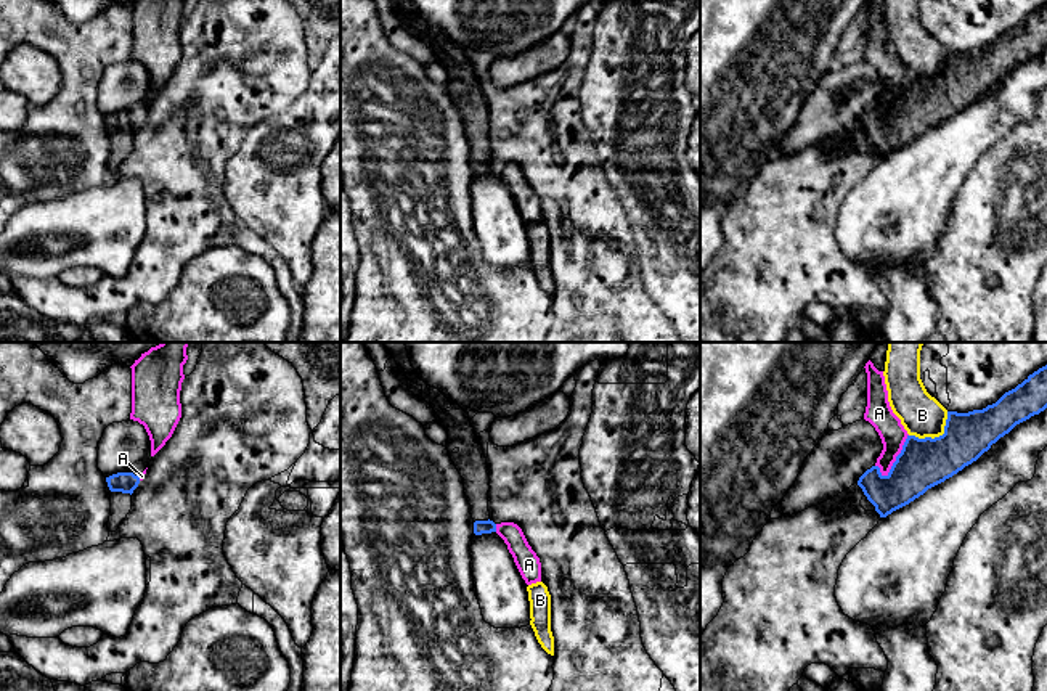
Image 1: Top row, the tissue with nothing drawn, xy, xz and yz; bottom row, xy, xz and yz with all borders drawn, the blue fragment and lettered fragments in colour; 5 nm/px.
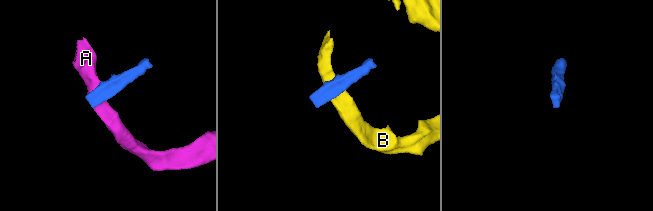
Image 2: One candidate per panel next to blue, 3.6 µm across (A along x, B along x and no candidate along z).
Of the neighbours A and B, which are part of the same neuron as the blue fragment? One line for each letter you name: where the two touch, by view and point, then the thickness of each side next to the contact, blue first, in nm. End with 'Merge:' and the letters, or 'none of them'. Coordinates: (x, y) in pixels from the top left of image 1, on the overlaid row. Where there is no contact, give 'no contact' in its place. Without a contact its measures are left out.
Merge: none of them

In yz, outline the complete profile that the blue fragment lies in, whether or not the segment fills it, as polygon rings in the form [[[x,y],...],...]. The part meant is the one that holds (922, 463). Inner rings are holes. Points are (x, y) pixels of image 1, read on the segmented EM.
[[[1047,365],[983,410],[947,411],[943,435],[907,435],[886,476],[872,466],[859,477],[858,485],[864,492],[861,506],[886,517],[976,461],[1016,424],[1045,408]]]

